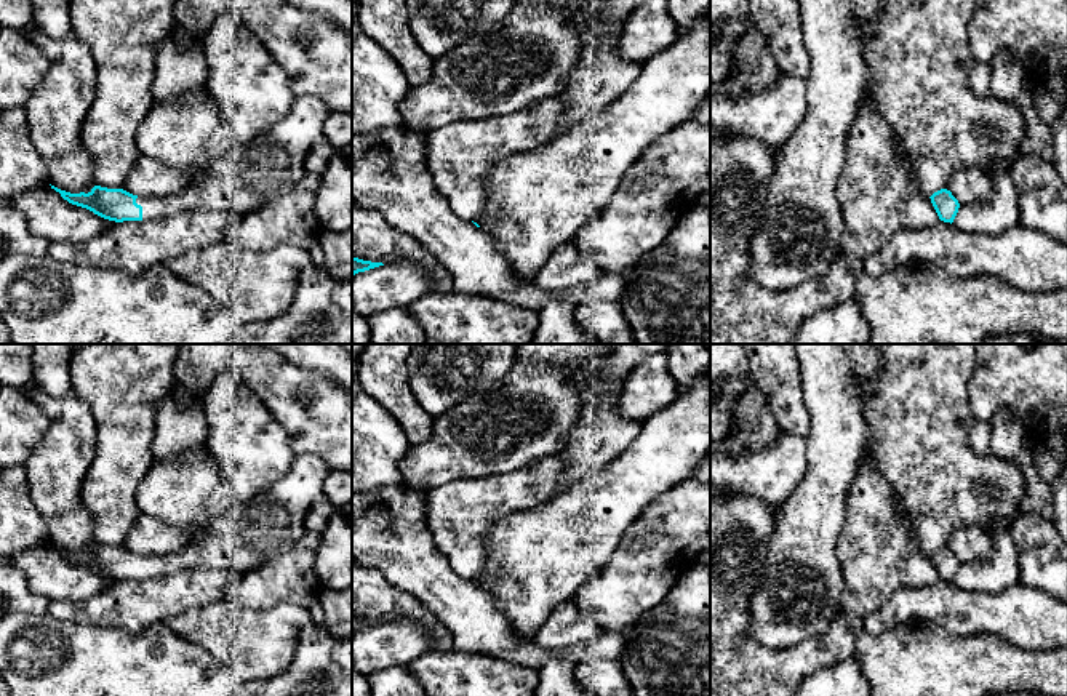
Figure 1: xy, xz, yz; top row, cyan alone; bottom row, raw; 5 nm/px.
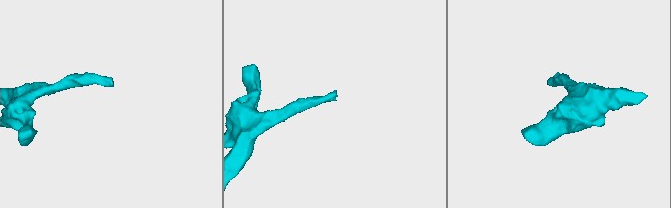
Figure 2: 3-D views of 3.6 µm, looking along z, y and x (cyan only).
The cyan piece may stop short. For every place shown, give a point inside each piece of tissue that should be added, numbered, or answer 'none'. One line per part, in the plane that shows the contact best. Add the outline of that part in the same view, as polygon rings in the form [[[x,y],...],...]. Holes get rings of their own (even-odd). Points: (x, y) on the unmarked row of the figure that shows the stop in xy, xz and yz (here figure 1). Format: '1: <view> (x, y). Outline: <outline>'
1: xy (272, 522). Outline: [[[296,454],[282,480],[245,506],[222,512],[195,547],[138,555],[142,579],[192,568],[226,570],[235,576],[293,549],[306,533],[306,515],[323,506],[330,472],[320,458]]]

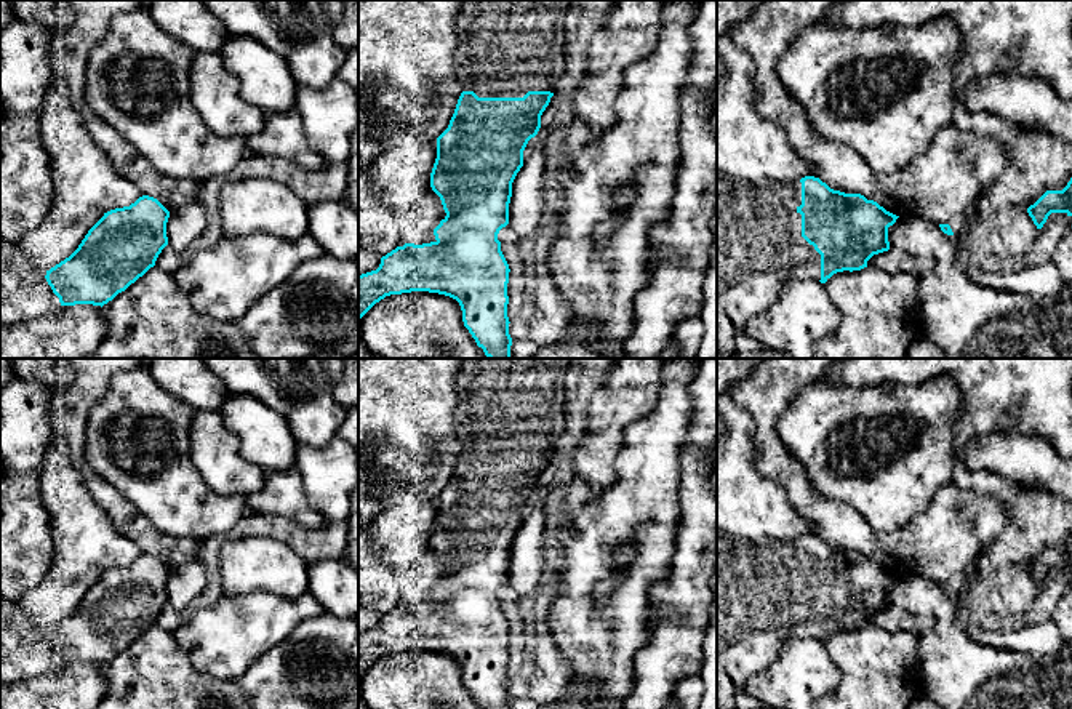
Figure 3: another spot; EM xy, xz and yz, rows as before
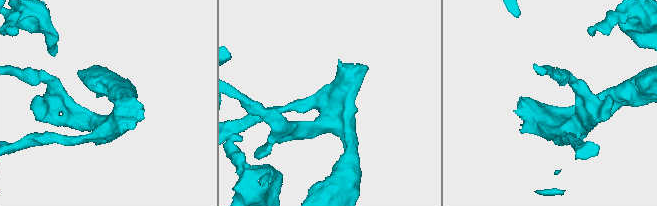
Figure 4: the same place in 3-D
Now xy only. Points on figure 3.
none

